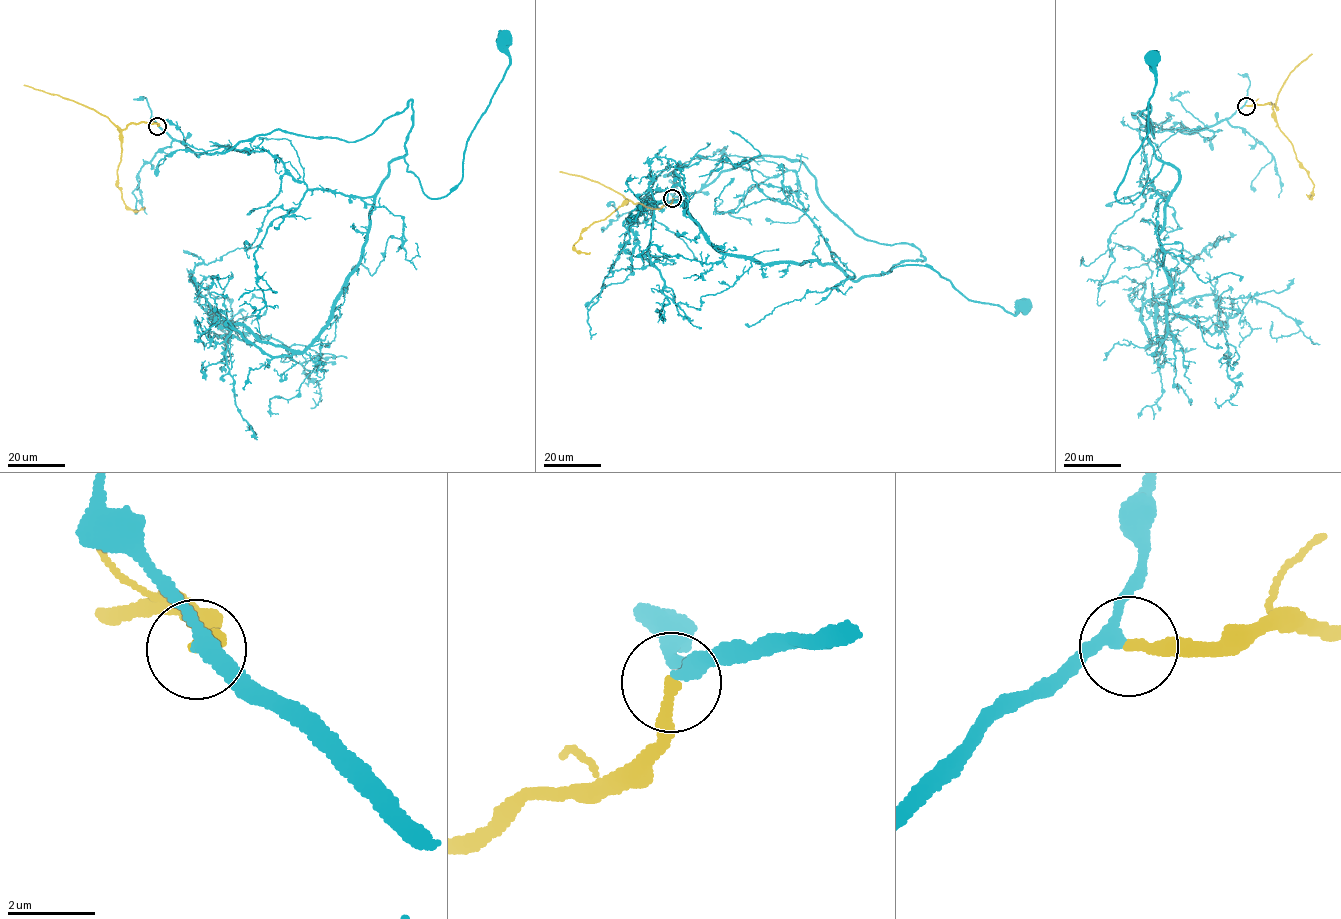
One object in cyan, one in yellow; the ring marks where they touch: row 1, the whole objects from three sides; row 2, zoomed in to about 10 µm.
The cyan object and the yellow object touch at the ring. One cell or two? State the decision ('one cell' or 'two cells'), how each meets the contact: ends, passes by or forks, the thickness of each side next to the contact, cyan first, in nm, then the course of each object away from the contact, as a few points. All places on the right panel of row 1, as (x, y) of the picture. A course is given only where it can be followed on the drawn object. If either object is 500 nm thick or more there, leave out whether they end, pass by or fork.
one cell; cyan passes by; yellow ends; calibres 280 and 280 nm; course cyan (1245, 105), (1193, 133), (1140, 127), (1155, 190), (1167, 198), (1178, 180), (1164, 163), (1118, 202), (1153, 55); course yellow (1246, 105), (1271, 103), (1274, 119), (1291, 141), (1296, 159), (1314, 187), (1312, 196), (1306, 194)

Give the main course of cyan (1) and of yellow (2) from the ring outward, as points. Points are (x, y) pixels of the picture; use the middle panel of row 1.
1: (672, 198), (759, 156), (795, 173), (804, 212), (854, 280), (928, 265), (975, 301), (1013, 314), (1024, 305)
2: (672, 198), (659, 208), (629, 201), (604, 219), (590, 224), (573, 246), (577, 251), (590, 252)

